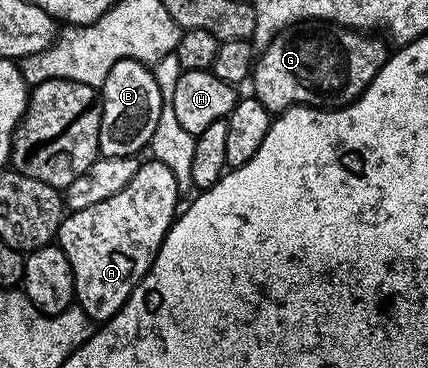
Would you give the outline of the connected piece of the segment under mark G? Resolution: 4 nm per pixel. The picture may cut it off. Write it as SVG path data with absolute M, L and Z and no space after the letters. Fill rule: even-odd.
M300 22L293 26L288 26L281 30L276 37L257 55L254 69L252 71L252 83L254 82L254 90L252 90L253 97L260 100L260 104L264 104L264 108L268 108L271 112L281 112L289 110L292 106L316 106L319 108L337 108L346 106L350 102L354 102L362 95L368 88L368 84L372 84L372 80L376 76L376 72L380 72L382 65L386 63L388 57L388 49L381 42L381 37L375 36L370 32L363 32L361 30L349 30L346 26L335 26L324 22Z

